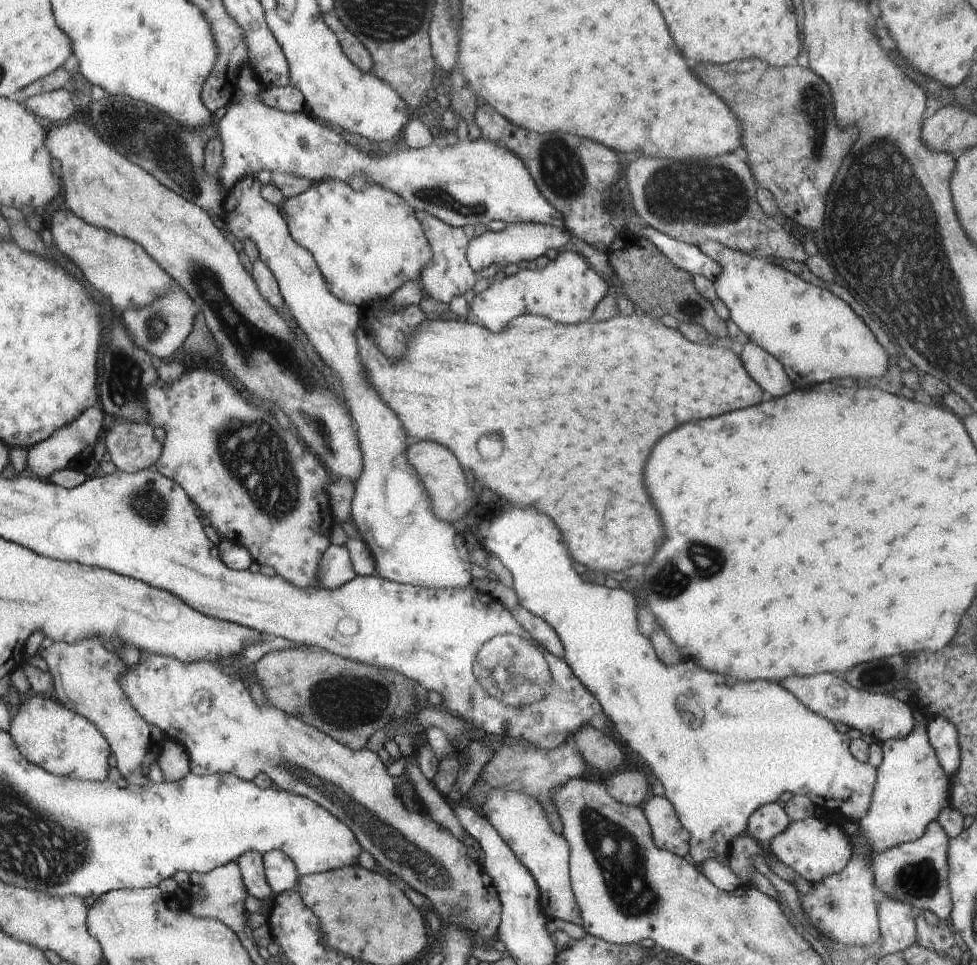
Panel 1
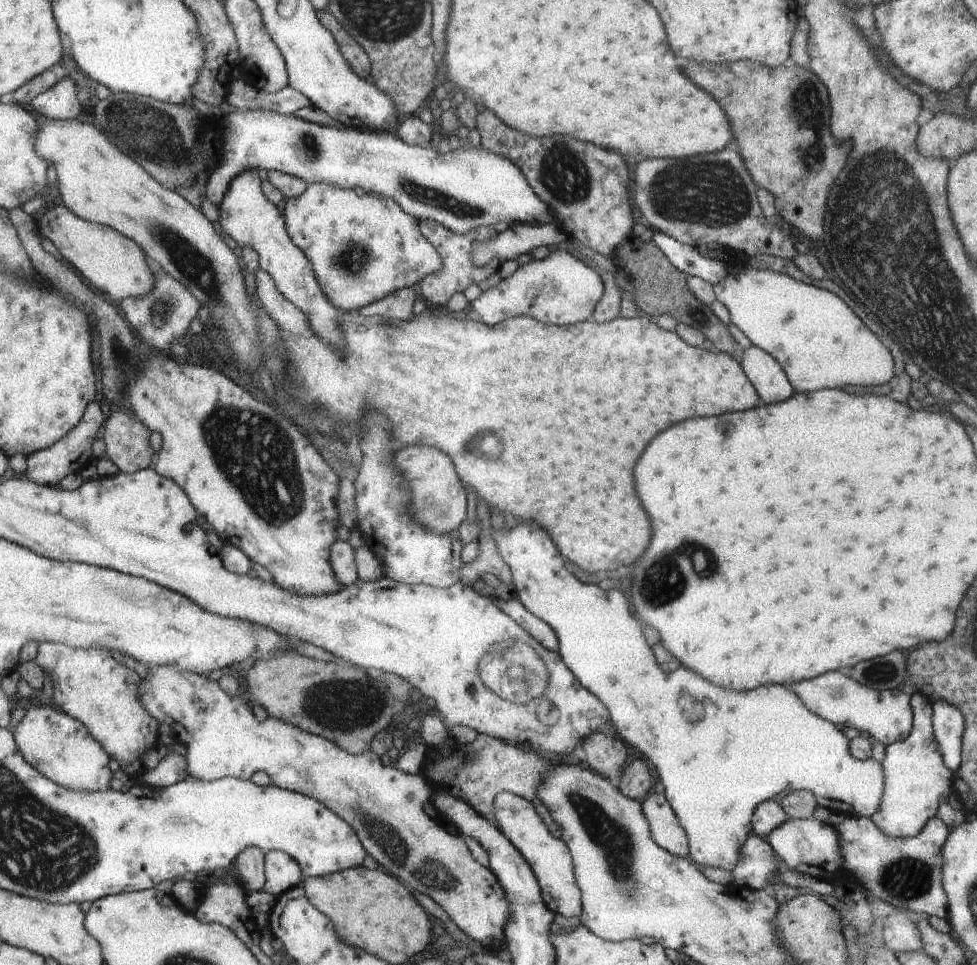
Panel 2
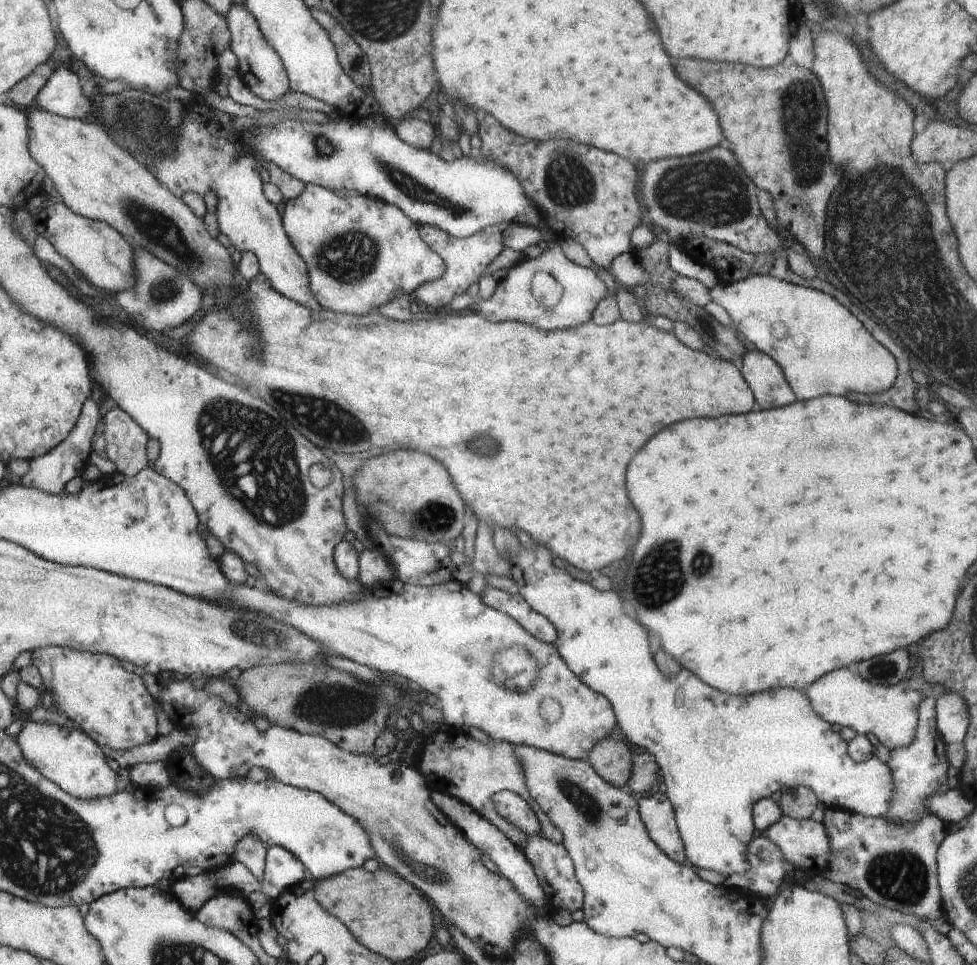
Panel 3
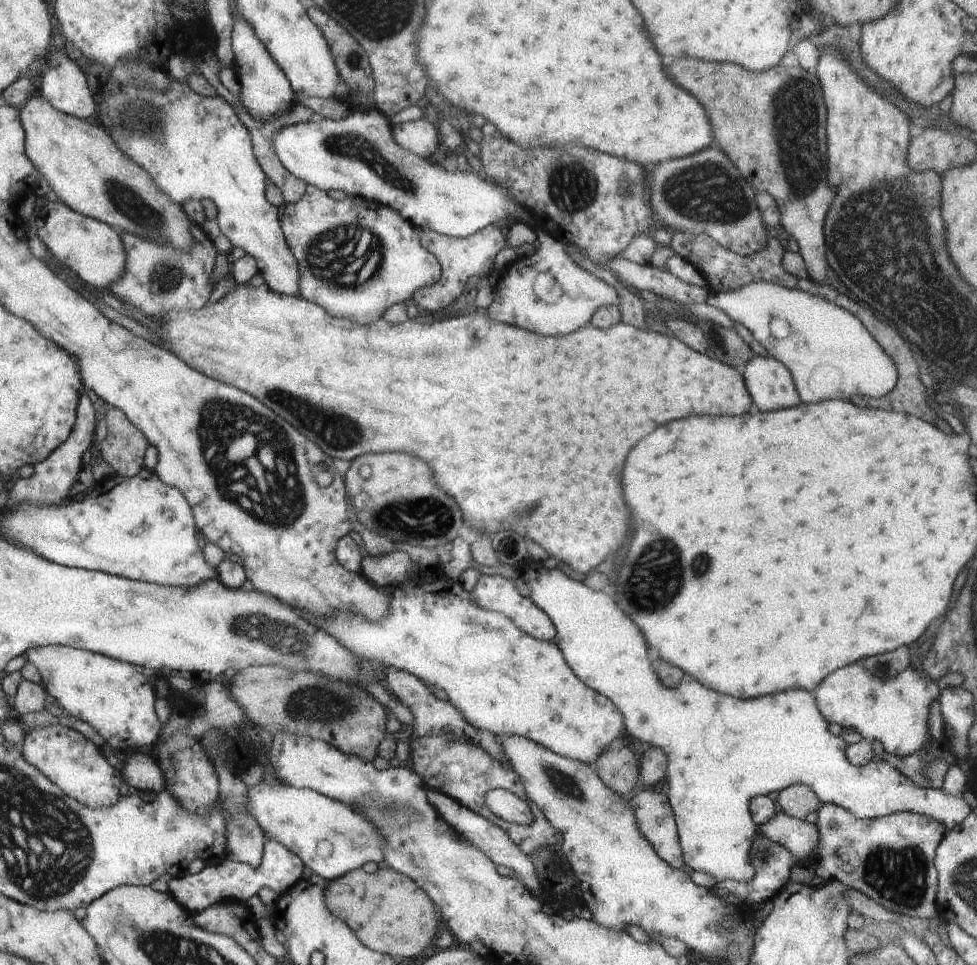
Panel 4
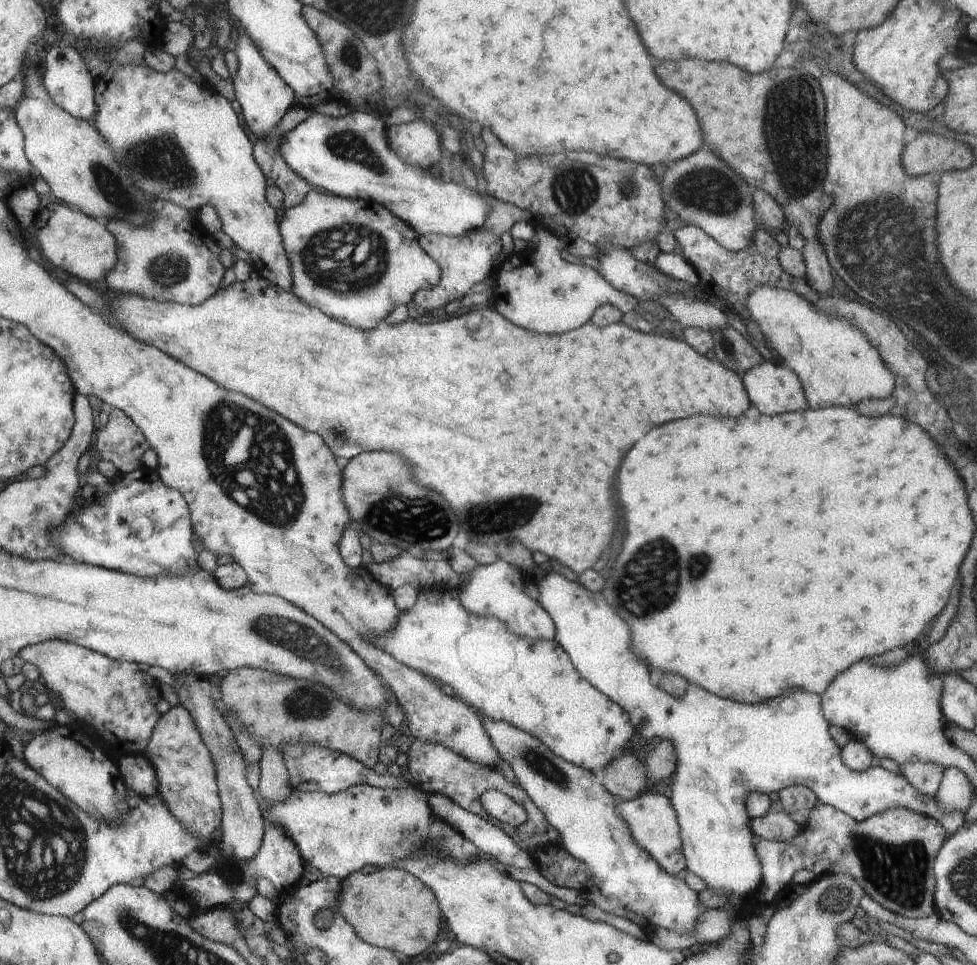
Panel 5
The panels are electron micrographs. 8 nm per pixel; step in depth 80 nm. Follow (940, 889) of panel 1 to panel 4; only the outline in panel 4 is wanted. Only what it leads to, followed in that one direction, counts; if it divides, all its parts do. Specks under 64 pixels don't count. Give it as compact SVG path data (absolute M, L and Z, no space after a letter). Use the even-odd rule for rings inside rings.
M822 804L816 814L819 841L814 858L806 864L810 866L812 862L819 882L839 880L893 913L920 920L939 916L934 859L935 850L946 833L943 824L908 811L862 820L831 804Z

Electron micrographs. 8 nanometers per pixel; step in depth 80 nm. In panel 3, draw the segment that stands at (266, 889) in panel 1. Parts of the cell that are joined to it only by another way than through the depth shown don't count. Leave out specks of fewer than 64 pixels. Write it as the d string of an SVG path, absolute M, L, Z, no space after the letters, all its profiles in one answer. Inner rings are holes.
M253 832L246 833L234 845L233 861L244 865L259 881L264 872L266 851L265 844Z

